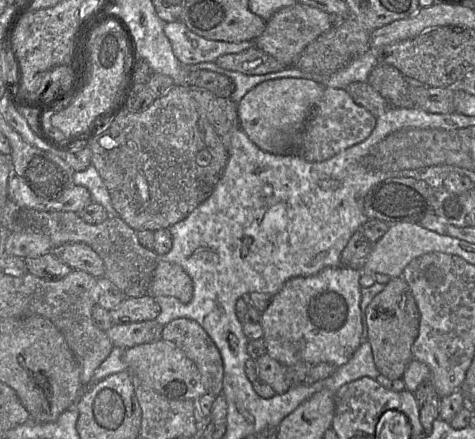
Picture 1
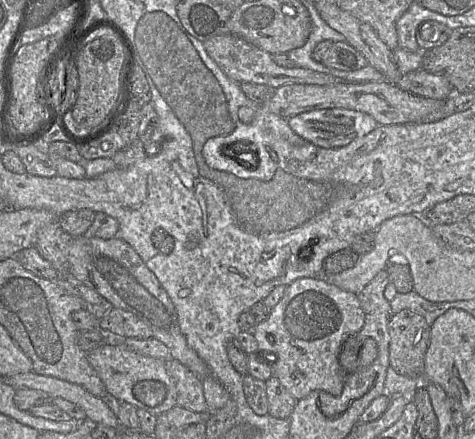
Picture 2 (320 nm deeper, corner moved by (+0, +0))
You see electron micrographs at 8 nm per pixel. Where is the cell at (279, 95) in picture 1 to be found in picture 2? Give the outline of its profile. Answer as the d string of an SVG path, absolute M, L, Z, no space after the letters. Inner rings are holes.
M345 108L311 110L287 122L299 137L326 149L345 147L378 126L369 114Z

